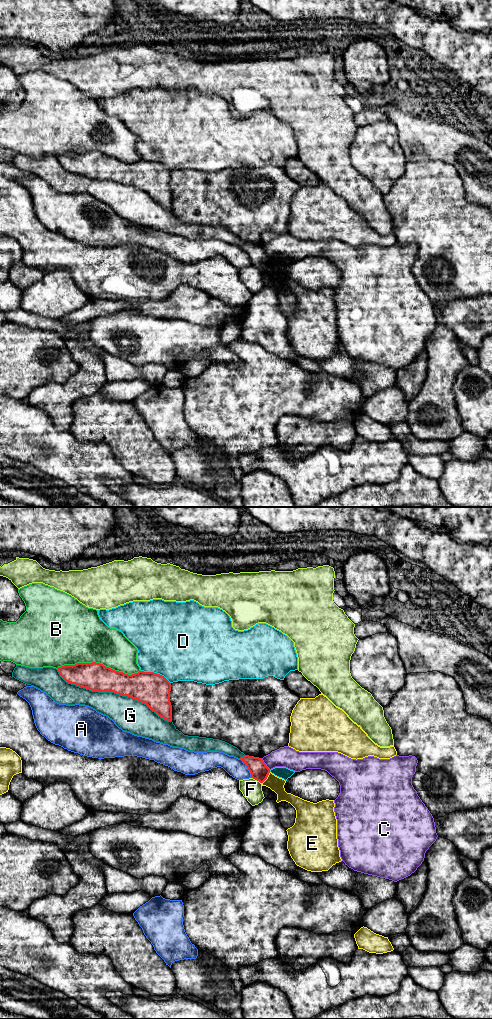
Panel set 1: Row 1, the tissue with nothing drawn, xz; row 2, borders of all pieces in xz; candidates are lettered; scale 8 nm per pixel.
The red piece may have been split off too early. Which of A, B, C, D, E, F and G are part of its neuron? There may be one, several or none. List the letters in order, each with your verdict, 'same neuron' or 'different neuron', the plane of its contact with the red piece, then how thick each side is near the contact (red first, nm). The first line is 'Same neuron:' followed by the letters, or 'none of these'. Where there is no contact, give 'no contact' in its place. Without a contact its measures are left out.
Same neuron: none of these
A: different neuron | xz | 150/150 nm
B: different neuron | xz | 220/420 nm
C: different neuron | xz | 150/160 nm
D: different neuron | xz | 260/500 nm
E: different neuron | xz | 150/120 nm
F: different neuron | xz | 150/160 nm
G: different neuron | xz | 240/260 nm

